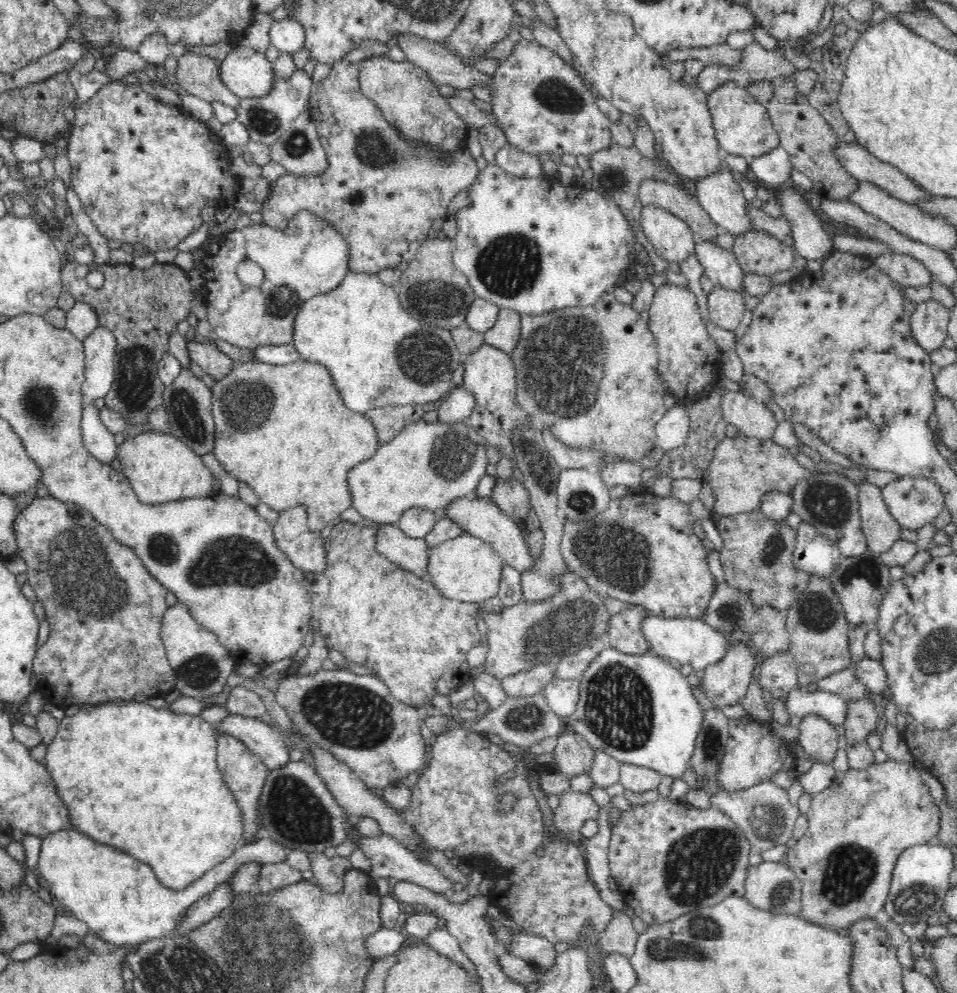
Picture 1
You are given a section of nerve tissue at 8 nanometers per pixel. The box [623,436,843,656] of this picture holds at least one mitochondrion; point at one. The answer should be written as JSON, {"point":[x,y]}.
{"point":[816,613]}

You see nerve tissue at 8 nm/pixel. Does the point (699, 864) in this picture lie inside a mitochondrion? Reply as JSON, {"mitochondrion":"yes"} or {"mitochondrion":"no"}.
{"mitochondrion":"yes"}

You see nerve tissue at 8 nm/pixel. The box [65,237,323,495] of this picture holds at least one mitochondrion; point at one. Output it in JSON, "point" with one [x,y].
{"point":[248,406]}

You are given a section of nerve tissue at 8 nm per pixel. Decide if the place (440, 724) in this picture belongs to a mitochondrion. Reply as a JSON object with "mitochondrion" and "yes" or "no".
{"mitochondrion":"no"}

